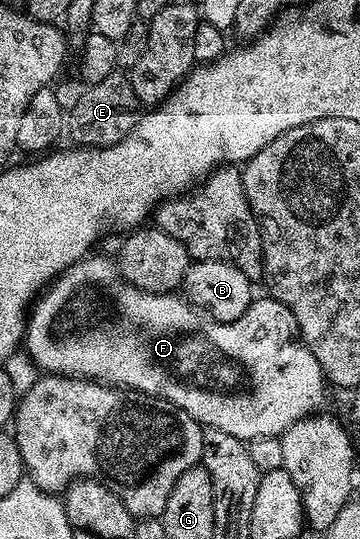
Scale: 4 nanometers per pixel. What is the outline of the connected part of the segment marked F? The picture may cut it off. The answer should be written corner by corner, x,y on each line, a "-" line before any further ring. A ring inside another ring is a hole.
88,255
73,263
66,271
59,274
41,296
34,302
27,319
25,330
25,352
35,362
36,367
47,375
62,375
64,377
82,377
88,381
97,381
101,385
113,385
116,389
136,389
139,393
147,393
150,397
160,397
185,411
198,421
200,425
217,431
229,431
242,441
252,441
258,437
282,437
289,427
293,427
303,417
309,417
324,408
327,401
329,382
323,376
321,363
313,359
313,351
303,344
299,328
295,322
293,311
285,307
285,303
276,301
270,295
252,300
251,306
235,321
216,321
214,317
204,315
202,310
192,305
186,296
174,293
144,293
135,285
128,283
121,275
118,264
107,257

